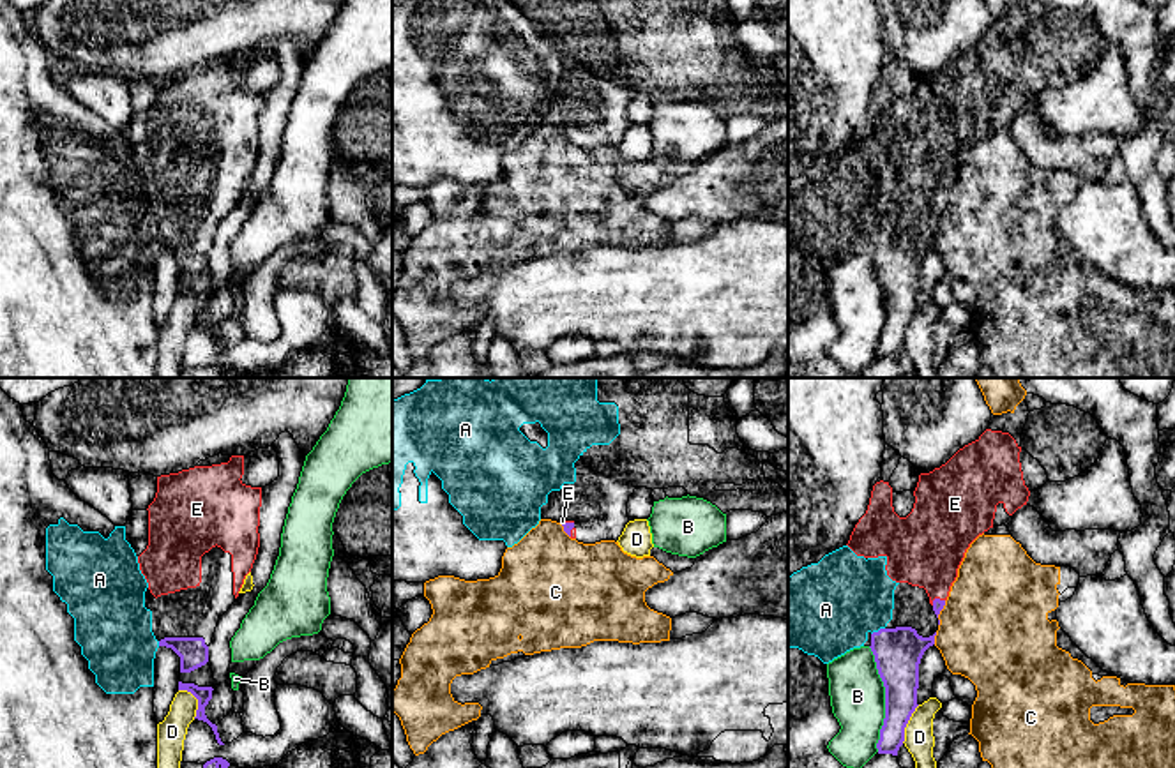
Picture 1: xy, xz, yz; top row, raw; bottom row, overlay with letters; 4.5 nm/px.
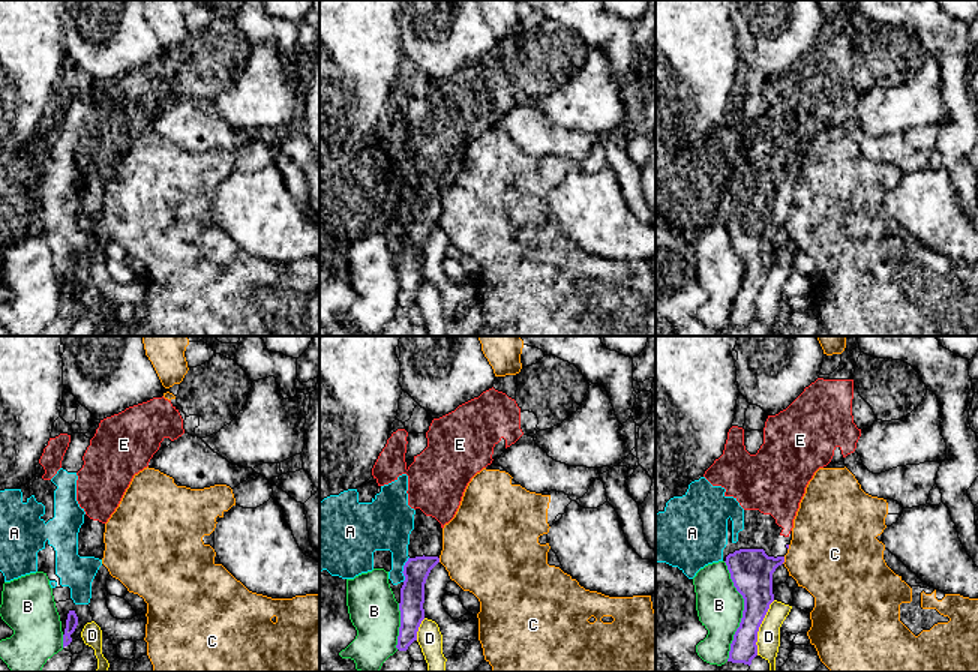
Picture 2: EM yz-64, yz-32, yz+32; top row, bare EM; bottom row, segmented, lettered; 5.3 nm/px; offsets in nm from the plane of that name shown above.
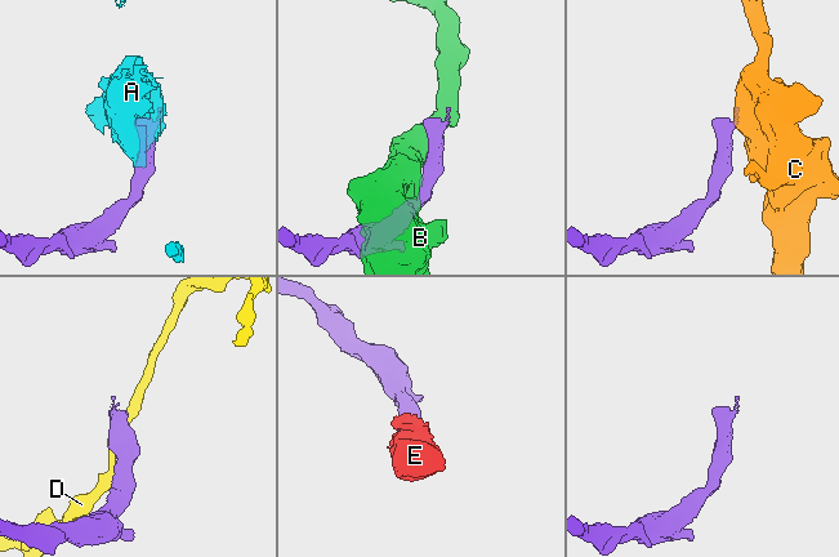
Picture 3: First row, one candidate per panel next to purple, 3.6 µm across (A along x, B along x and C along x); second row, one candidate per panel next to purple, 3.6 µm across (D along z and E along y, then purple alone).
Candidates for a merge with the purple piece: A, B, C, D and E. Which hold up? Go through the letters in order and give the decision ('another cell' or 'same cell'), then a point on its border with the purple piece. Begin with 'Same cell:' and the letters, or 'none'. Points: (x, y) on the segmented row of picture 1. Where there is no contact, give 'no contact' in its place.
Same cell: E
A: another cell | yz (879, 631)
B: another cell | yz (886, 700)
C: another cell | yz (933, 638)
D: another cell | yz (907, 722)
E: same cell | yz (937, 599)

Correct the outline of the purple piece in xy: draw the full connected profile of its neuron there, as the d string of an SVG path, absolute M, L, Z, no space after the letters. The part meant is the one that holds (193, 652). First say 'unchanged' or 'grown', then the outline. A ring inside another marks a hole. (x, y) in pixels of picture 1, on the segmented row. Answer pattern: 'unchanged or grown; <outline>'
unchanged; M164 637L159 646L171 648L180 657L180 673L191 673L208 662L203 637Z

